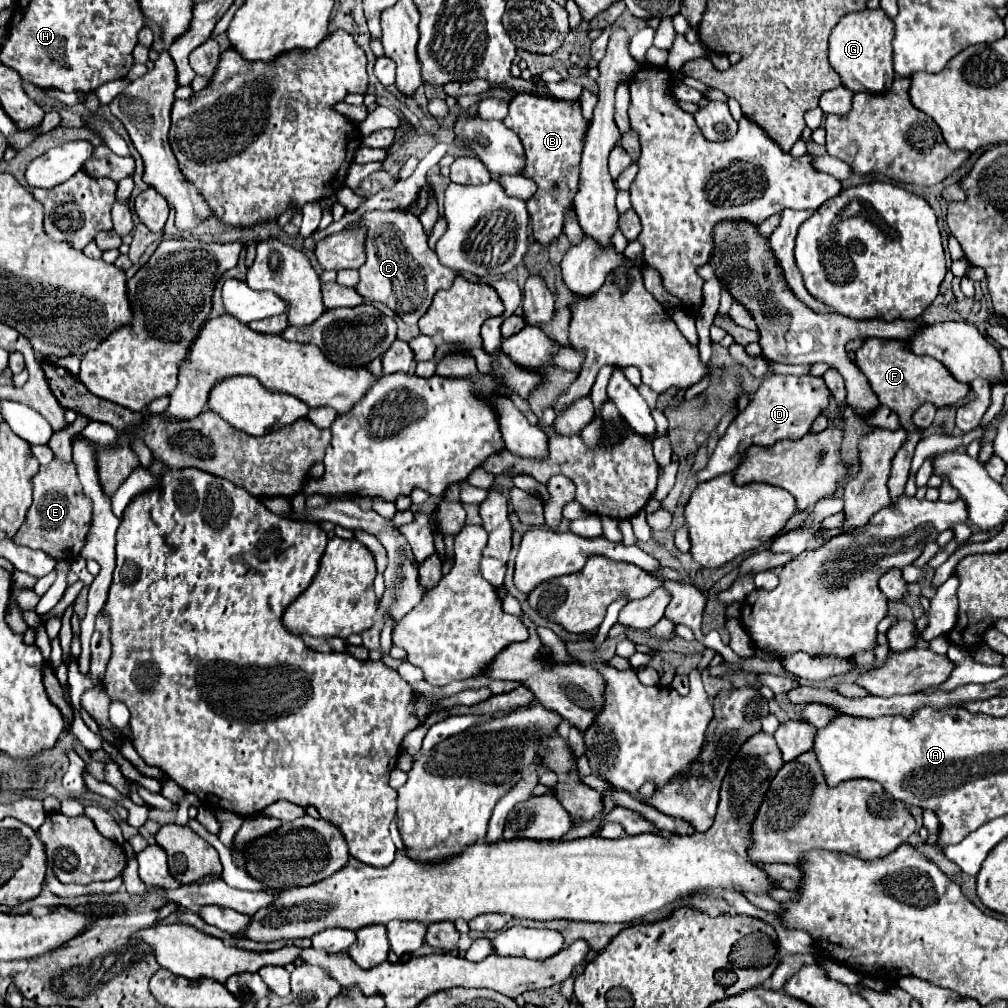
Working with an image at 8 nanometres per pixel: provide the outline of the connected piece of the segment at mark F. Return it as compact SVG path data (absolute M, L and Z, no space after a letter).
M868 338L864 342L864 346L856 350L856 364L862 370L862 374L868 378L868 382L870 382L872 390L876 392L880 404L884 404L892 412L896 412L898 418L900 418L900 426L908 432L906 442L900 446L900 450L896 452L896 456L892 460L892 470L890 470L890 480L888 480L890 496L892 496L892 500L896 500L904 492L904 484L908 480L914 448L922 438L921 429L912 424L912 414L916 412L916 408L920 408L926 402L934 404L938 410L954 406L962 398L968 396L970 386L960 384L948 372L948 368L944 368L944 364L940 364L932 356L916 356L916 354L912 354L902 340Z

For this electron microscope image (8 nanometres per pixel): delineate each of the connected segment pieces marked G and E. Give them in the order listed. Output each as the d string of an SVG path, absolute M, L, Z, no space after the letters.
M880 8L850 12L842 16L830 36L830 66L840 74L842 86L850 88L852 92L886 92L894 82L892 36L894 22Z
M54 458L48 466L40 466L38 474L34 476L34 502L26 514L26 522L14 536L14 542L20 546L42 550L54 560L72 562L80 556L90 524L92 500L88 500L88 496L82 492L74 462L64 464L62 460Z

